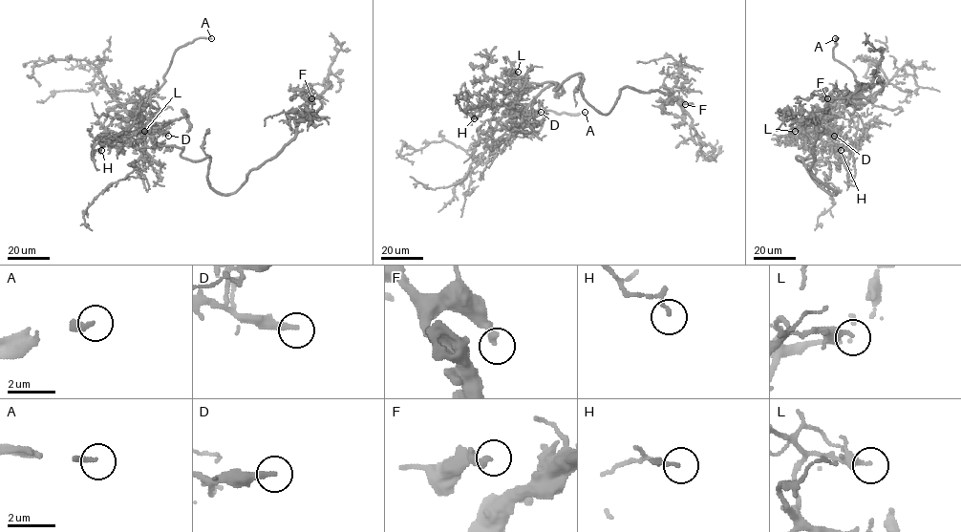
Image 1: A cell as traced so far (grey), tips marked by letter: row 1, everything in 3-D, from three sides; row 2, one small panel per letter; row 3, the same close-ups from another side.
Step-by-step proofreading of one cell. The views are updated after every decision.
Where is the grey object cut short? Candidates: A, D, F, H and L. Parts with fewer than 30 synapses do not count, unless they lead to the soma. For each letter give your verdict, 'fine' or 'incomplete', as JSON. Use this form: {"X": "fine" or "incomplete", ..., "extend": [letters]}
{"A": "incomplete", "D": "incomplete", "F": "fine", "H": "fine", "L": "fine", "extend": ["A", "D"]}

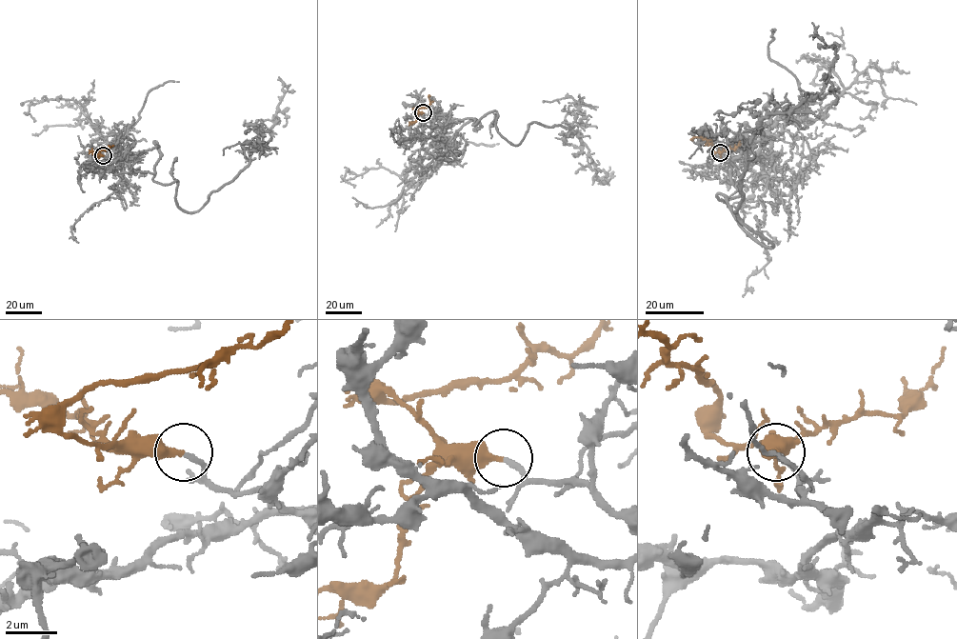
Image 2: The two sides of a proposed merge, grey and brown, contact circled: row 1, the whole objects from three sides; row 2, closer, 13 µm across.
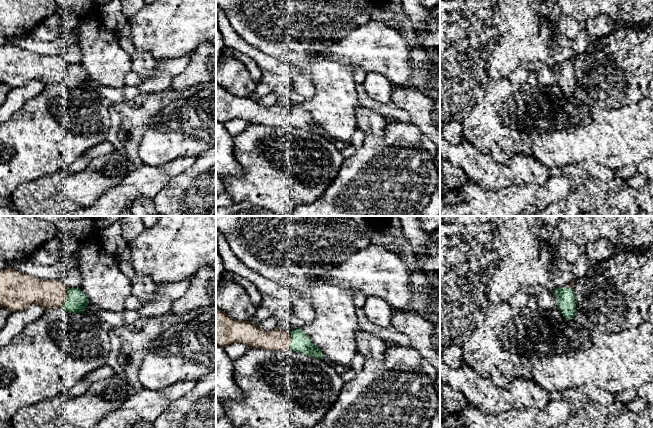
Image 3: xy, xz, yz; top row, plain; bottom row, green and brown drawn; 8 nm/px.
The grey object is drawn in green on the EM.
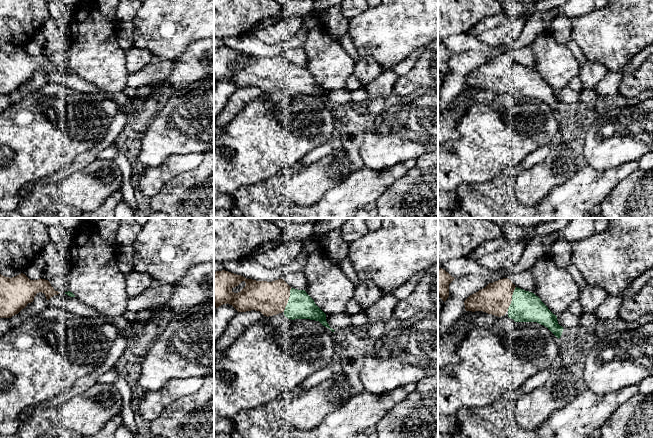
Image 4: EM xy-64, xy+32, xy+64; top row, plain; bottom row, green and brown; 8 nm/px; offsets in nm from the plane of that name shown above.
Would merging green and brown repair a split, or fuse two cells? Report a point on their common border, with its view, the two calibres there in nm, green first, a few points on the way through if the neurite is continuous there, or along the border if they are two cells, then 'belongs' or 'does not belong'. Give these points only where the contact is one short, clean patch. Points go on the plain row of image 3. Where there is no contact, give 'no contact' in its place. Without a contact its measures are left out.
meets green in xz at (291, 118); 140 nm thick on the green side, 170 nm on the other; belongs

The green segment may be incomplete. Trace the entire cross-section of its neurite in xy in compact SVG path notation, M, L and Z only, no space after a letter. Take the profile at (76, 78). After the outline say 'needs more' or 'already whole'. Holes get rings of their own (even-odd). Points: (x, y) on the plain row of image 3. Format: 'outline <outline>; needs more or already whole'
outline M11 44L0 46L0 84L5 83L11 88L18 88L29 81L39 81L44 87L63 83L68 89L85 90L84 86L89 79L79 64L70 64L58 54L38 55Z; needs more

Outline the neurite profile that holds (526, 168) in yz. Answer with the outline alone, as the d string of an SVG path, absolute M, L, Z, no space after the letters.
M516 154L511 158L508 165L513 173L514 180L545 184L549 177L549 167L533 155Z

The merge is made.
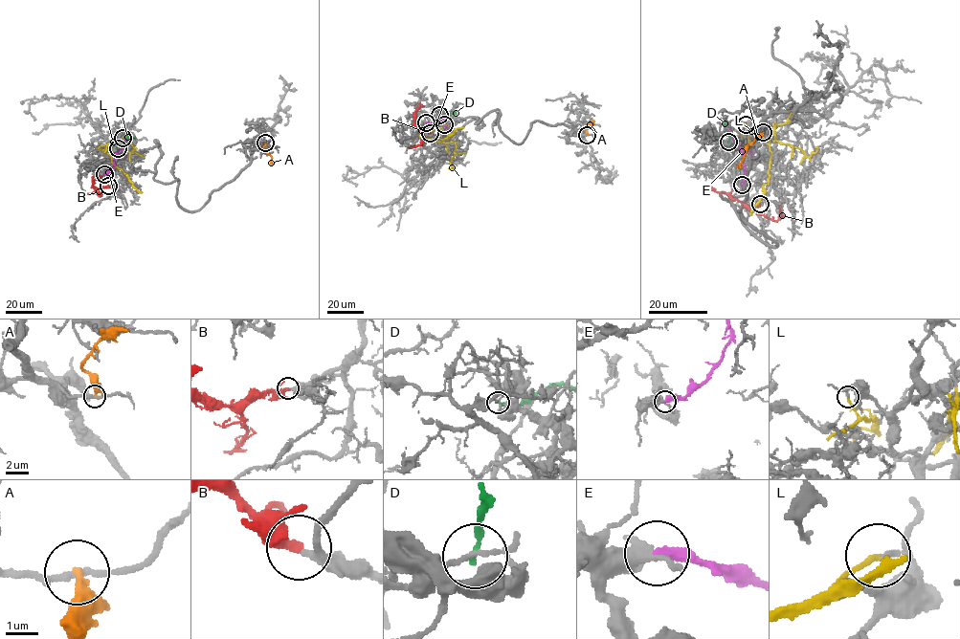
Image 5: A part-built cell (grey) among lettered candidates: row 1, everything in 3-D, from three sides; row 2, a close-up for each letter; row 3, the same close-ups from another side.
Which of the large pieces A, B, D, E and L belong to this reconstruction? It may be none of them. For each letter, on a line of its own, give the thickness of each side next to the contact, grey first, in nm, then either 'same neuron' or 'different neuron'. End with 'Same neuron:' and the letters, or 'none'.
A: 180/280 nm | different neuron
B: 240/400 nm | same neuron
D: 120/150 nm | different neuron
E: 280/360 nm | different neuron
L: 100/140 nm | different neuron
Same neuron: B

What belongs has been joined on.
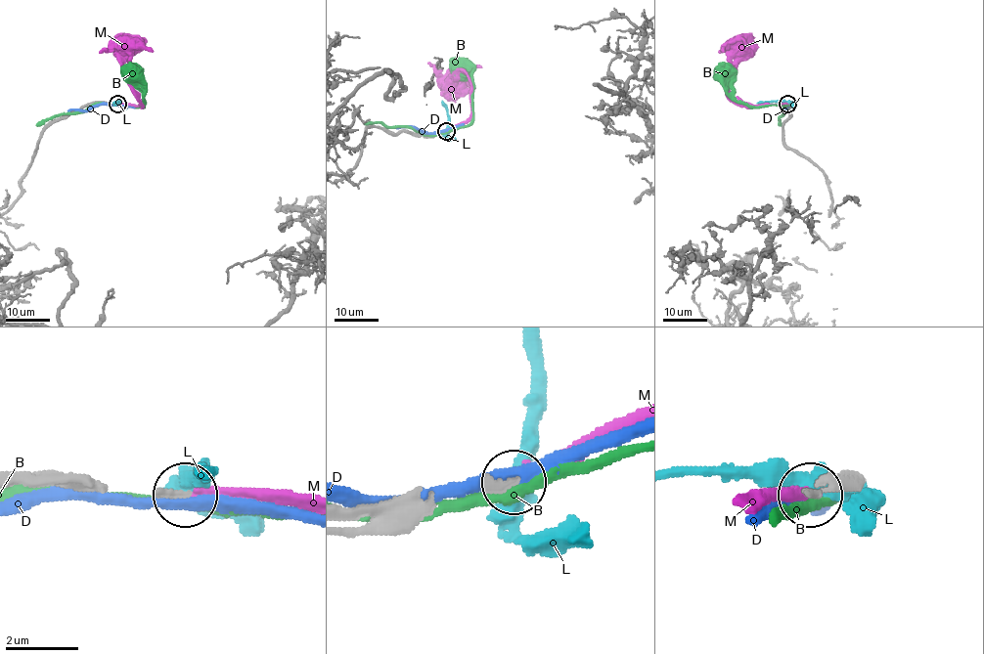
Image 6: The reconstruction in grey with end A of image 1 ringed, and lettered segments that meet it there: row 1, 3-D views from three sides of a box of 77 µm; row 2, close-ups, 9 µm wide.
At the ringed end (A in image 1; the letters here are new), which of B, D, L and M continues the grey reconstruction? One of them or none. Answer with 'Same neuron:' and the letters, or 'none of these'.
Same neuron: M

